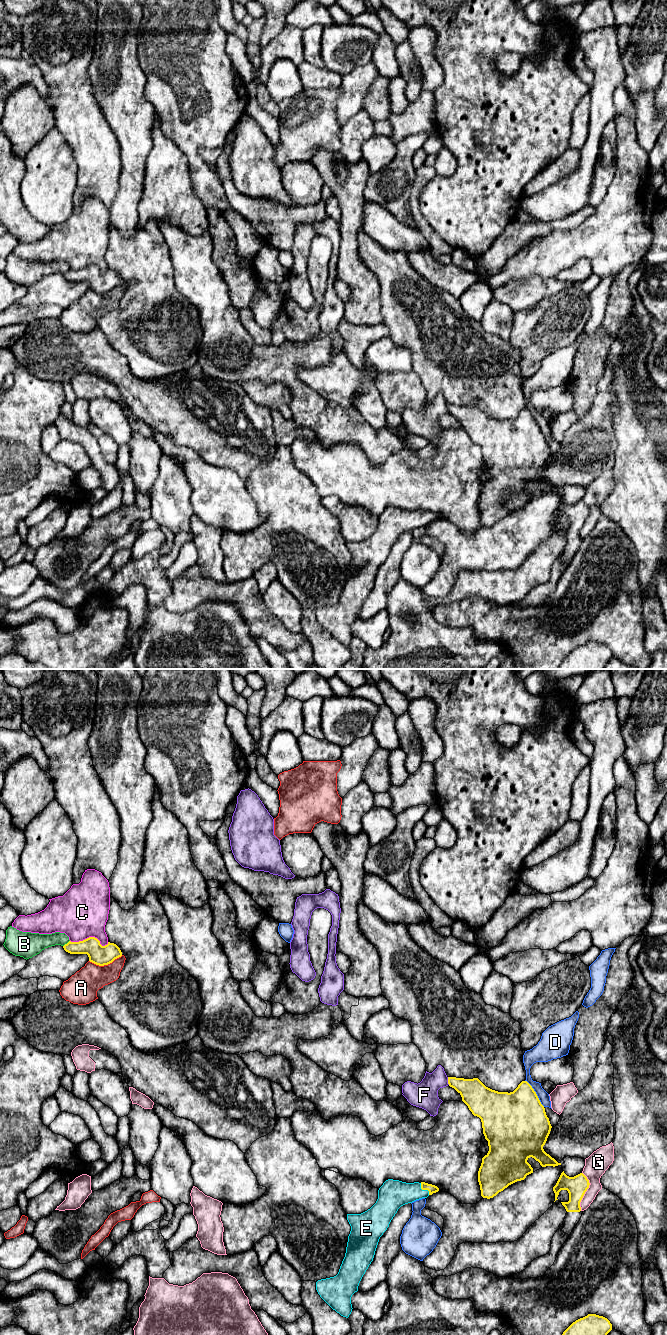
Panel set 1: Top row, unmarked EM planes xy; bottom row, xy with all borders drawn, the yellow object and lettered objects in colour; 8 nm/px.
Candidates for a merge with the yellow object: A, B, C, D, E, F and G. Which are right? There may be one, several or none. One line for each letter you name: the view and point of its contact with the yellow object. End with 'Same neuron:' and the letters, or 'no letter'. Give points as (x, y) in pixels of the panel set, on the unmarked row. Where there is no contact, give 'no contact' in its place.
E: contact xy (424, 517)
Same neuron: E

